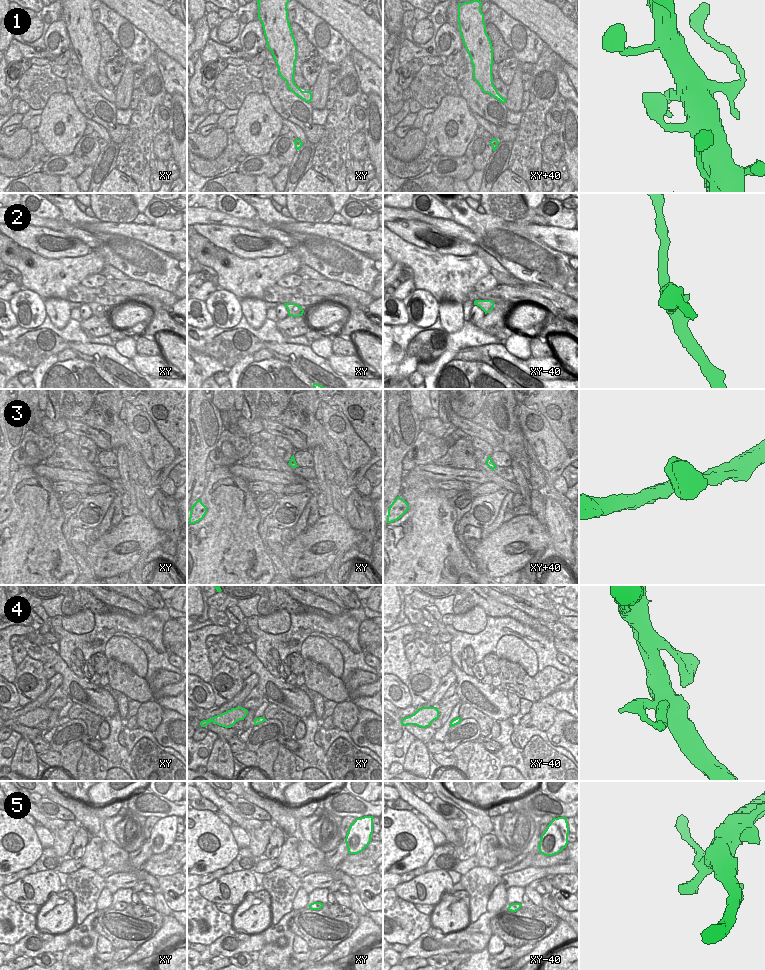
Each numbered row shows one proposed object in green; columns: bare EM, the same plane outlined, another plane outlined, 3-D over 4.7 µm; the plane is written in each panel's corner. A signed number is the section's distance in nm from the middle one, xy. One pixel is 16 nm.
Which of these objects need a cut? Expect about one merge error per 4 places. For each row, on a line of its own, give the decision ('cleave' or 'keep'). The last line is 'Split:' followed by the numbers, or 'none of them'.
1: keep
2: cleave
3: keep
4: keep
5: keep
Split: 2

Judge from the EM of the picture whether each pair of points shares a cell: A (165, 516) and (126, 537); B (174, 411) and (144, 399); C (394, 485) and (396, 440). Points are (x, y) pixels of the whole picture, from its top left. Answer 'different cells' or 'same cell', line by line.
A: different cells
B: same cell
C: same cell

